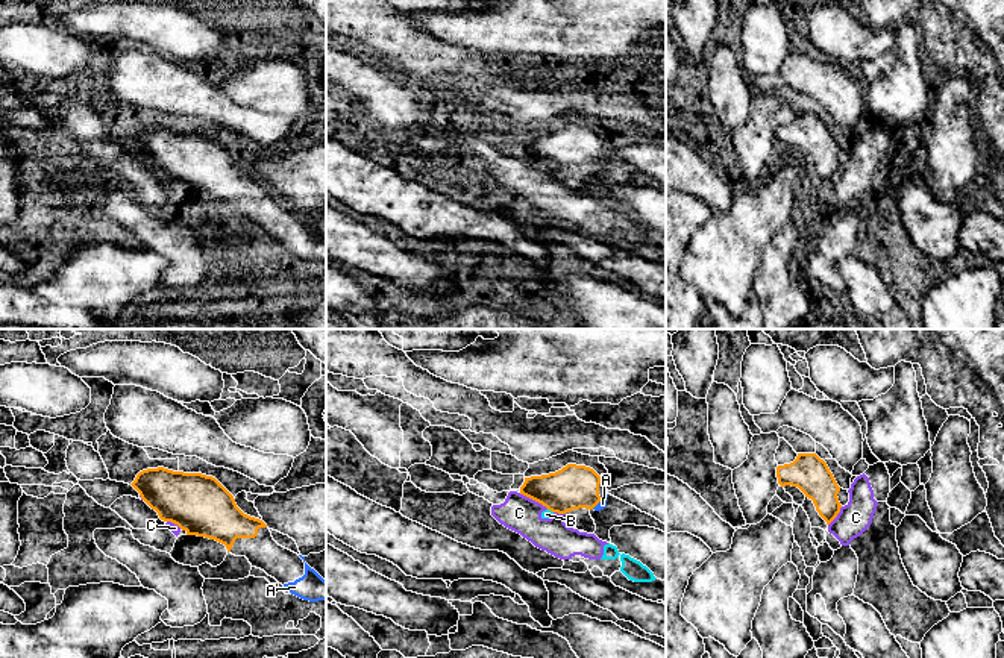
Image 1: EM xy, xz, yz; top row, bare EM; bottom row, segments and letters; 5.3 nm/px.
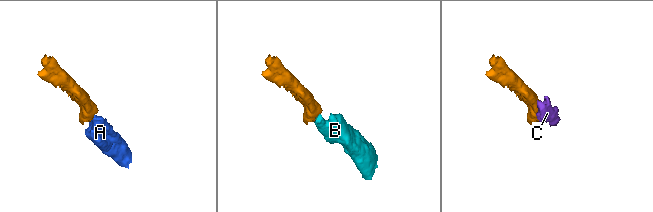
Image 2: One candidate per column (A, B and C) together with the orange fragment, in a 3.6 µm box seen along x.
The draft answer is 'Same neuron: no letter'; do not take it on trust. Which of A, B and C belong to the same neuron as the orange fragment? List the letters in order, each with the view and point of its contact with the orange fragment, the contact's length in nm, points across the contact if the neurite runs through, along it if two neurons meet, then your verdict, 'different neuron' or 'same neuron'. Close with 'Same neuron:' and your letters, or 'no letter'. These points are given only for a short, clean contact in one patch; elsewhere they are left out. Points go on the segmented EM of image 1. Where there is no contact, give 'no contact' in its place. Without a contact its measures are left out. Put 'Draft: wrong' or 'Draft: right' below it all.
A: xz (596, 504) | 80 nm | across xz (574, 487), (578, 487), (596, 504), (602, 504) | same neuron
B: xz (551, 510) | 40 nm | along xz (548, 508), (552, 513) | different neuron
C: xz (534, 499) | 180 nm | along xz (519, 493), (548, 508) | different neuron
Same neuron: A
Draft: wrong

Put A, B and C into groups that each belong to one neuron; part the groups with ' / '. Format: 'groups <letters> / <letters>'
groups A / B C

